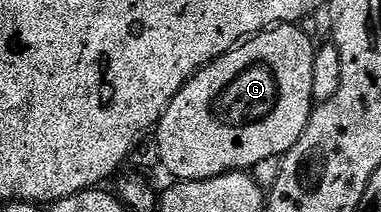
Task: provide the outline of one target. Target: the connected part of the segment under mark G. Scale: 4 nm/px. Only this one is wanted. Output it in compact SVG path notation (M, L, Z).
M279 24L275 28L270 28L264 32L258 32L257 35L249 37L248 40L237 45L227 54L223 54L217 60L212 60L205 68L201 68L195 73L184 86L179 90L179 94L175 94L175 98L165 107L165 113L161 116L159 123L156 125L157 132L157 152L161 155L161 164L170 172L171 175L177 176L178 181L187 180L210 180L216 176L222 176L228 172L244 172L251 170L259 162L263 162L263 158L280 158L286 152L291 150L291 146L295 146L295 142L299 142L299 138L303 134L303 130L309 124L309 115L313 113L315 101L313 99L313 91L311 90L311 82L315 71L315 54L317 48L313 40L307 33L297 24Z

